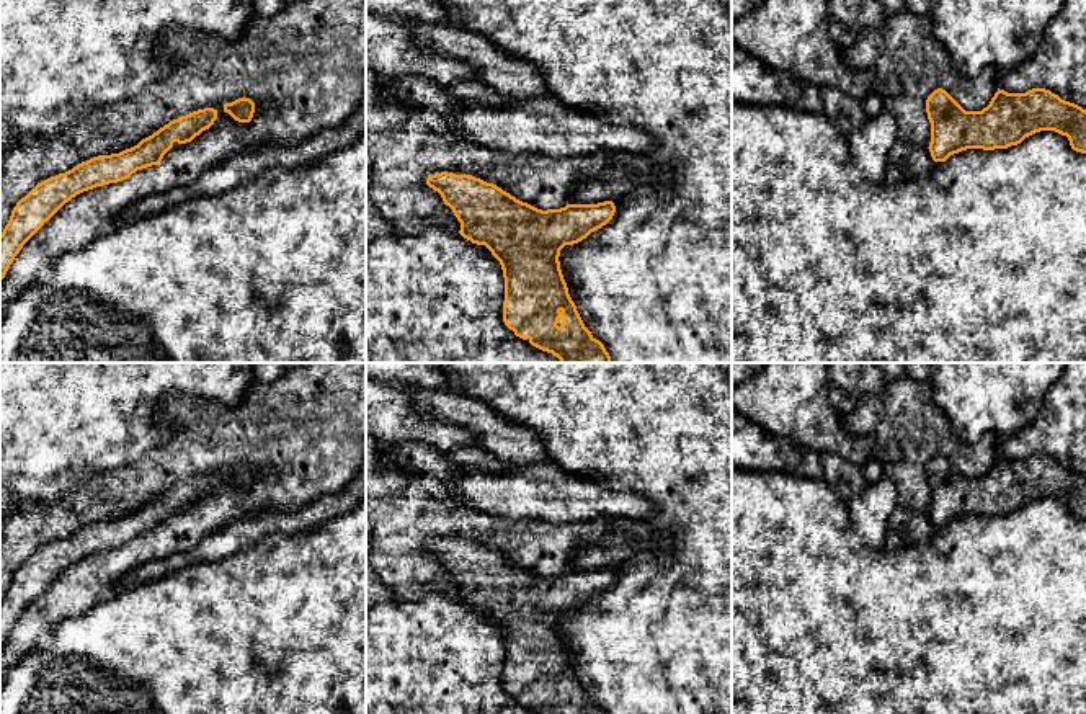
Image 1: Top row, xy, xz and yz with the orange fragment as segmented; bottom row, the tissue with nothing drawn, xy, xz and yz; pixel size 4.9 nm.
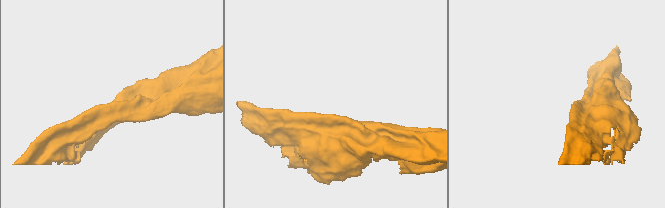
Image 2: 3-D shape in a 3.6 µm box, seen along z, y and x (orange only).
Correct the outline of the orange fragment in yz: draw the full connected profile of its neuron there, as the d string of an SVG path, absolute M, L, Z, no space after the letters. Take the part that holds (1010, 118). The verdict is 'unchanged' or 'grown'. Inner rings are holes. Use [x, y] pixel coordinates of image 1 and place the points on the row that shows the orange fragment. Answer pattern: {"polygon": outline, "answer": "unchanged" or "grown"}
{"polygon": "M1045 88L1026 93L999 90L981 111L965 111L946 90L926 100L934 162L967 149L1008 149L1040 131L1066 136L1073 150L1086 154L1086 109Z", "answer": "unchanged"}

